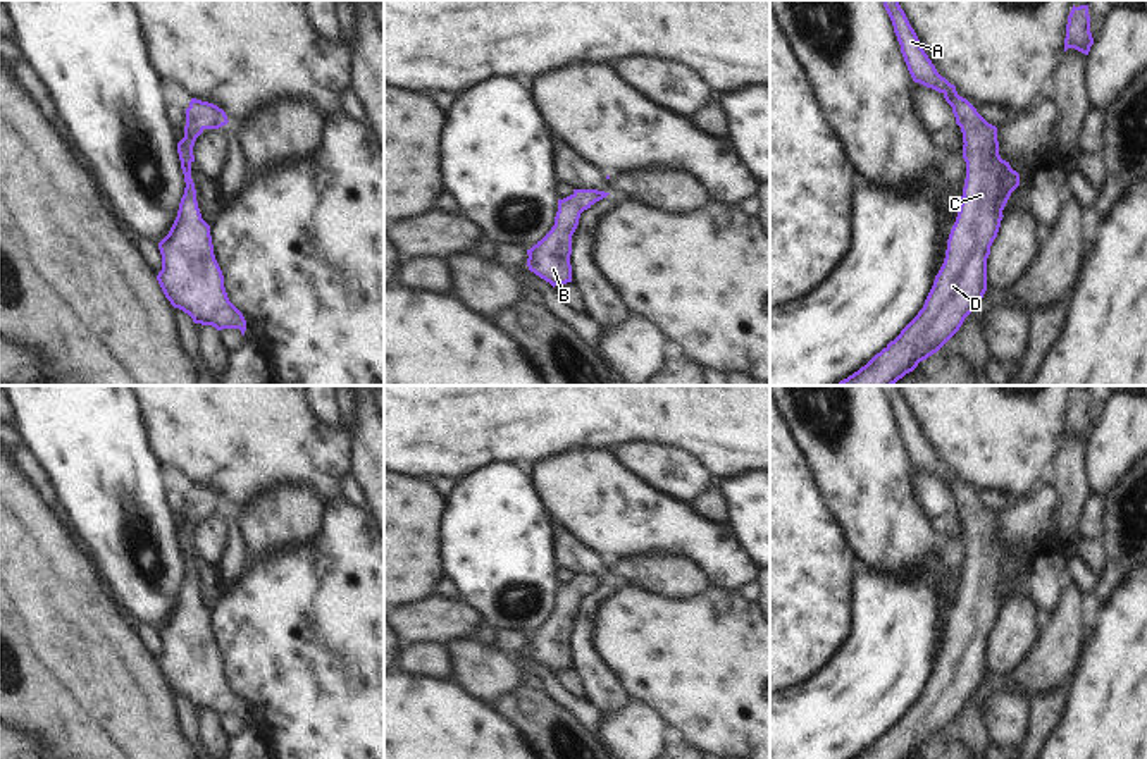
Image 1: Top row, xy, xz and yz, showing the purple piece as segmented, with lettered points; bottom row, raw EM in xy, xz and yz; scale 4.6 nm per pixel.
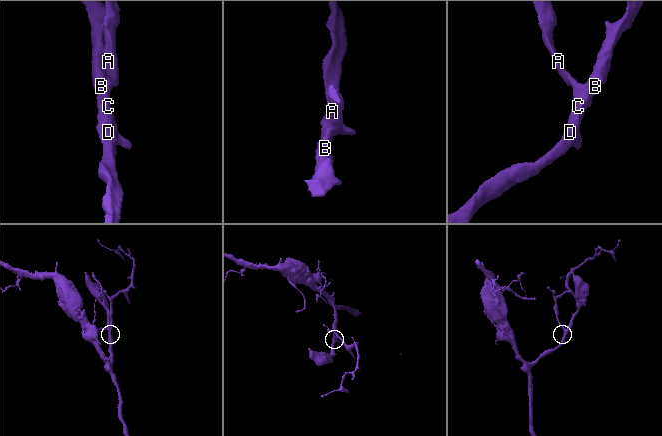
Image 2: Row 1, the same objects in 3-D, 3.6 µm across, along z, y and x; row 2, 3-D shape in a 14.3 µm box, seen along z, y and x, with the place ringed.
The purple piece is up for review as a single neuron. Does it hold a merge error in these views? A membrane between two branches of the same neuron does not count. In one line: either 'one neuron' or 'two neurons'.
one neuron

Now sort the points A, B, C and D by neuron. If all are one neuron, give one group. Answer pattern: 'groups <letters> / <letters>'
groups A B C D

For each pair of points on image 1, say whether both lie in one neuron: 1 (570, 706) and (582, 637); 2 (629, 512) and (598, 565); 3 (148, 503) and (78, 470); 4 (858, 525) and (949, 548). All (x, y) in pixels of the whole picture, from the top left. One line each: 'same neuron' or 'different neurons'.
1: different neurons
2: different neurons
3: same neuron
4: different neurons

